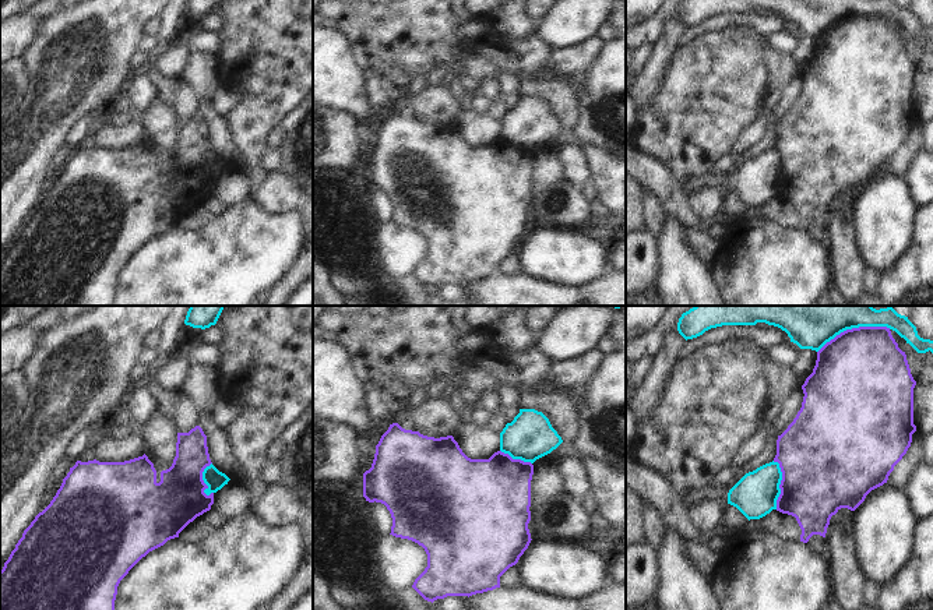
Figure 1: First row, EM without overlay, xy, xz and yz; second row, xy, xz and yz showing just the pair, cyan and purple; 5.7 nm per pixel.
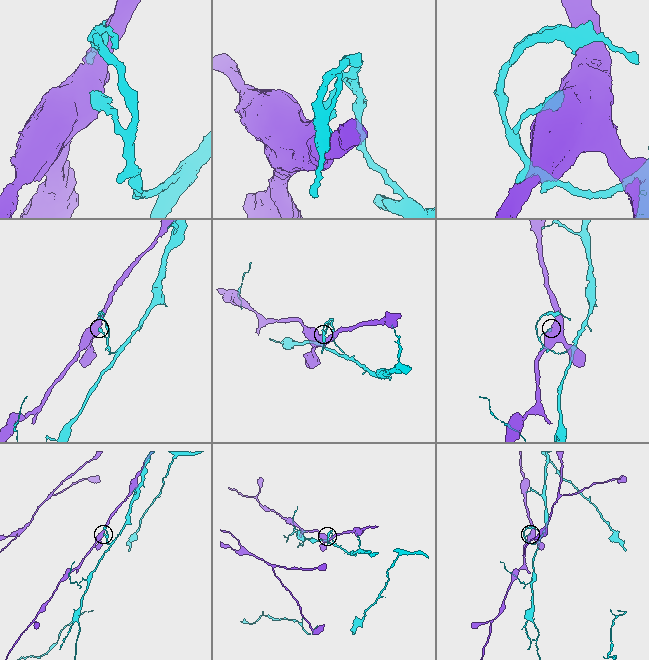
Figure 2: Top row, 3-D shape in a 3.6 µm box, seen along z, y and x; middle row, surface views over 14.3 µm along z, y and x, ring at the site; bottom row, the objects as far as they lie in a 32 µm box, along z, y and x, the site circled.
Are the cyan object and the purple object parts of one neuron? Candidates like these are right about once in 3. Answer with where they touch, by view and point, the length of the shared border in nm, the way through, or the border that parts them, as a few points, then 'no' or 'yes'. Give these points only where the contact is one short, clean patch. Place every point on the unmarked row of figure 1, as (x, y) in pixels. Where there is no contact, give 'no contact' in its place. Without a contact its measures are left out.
meets cyan in yz at (854, 14); contact 440 nm long; no

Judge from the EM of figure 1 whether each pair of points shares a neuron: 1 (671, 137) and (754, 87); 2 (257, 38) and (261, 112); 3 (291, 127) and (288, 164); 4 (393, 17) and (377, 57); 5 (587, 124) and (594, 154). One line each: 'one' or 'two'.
1: one
2: one
3: one
4: one
5: two

